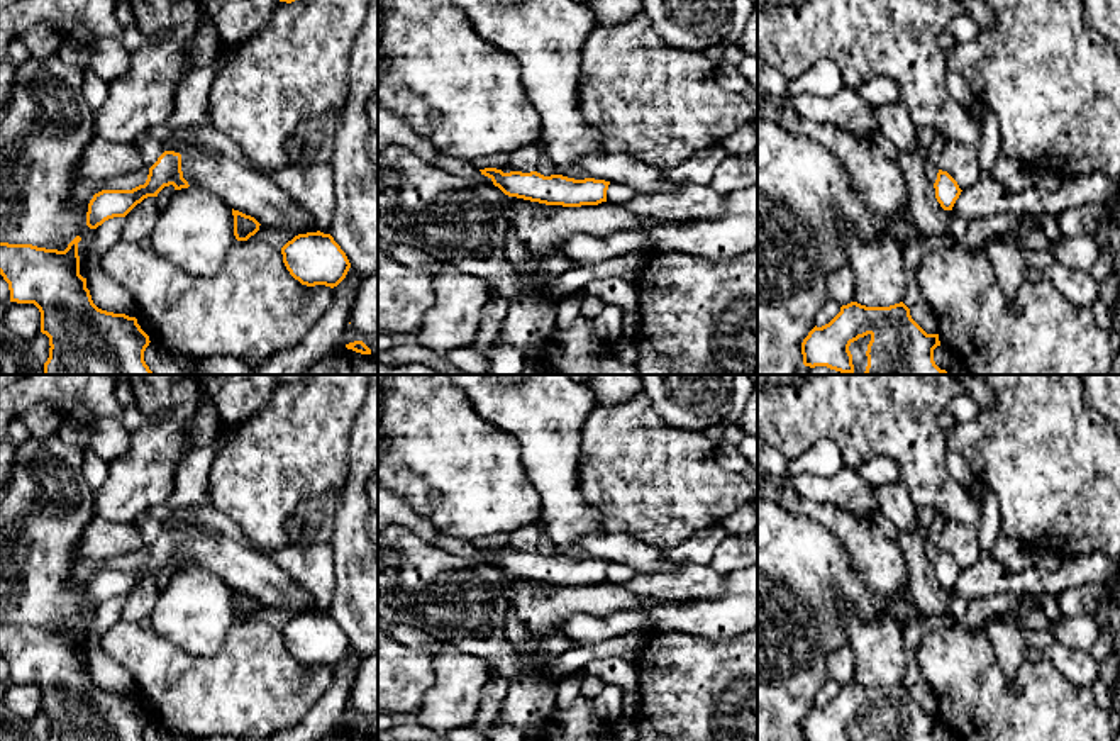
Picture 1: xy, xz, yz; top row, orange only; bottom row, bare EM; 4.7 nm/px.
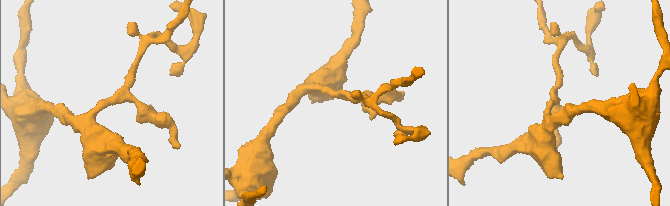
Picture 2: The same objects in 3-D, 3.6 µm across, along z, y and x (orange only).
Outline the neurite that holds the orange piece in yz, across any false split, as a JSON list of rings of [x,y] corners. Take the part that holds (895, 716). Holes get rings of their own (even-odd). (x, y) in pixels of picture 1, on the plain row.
[[[851,682],[825,705],[813,707],[801,722],[803,741],[852,741],[849,726],[859,717],[871,716],[868,741],[934,741],[934,729],[940,726],[939,714],[927,714],[900,682],[890,687],[866,687]]]

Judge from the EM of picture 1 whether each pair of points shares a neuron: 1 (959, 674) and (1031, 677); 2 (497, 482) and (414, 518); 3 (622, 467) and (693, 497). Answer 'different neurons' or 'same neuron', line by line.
1: same neuron
2: different neurons
3: same neuron

